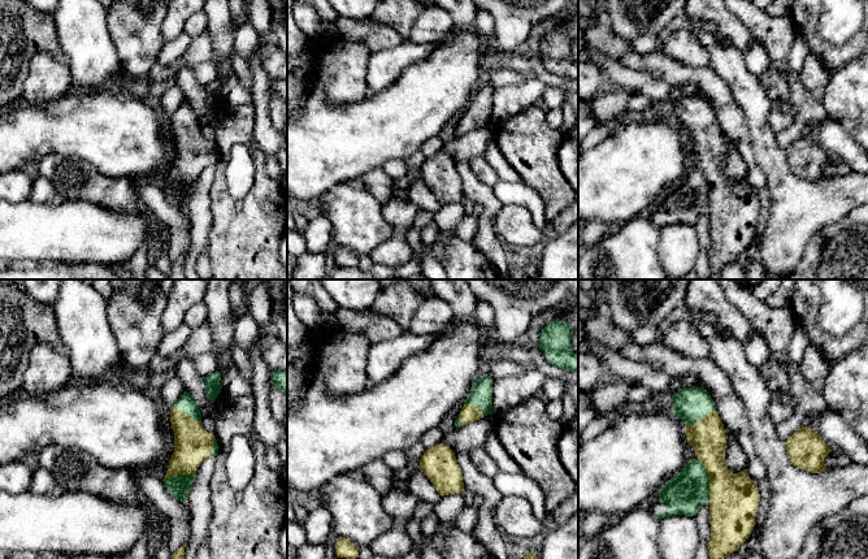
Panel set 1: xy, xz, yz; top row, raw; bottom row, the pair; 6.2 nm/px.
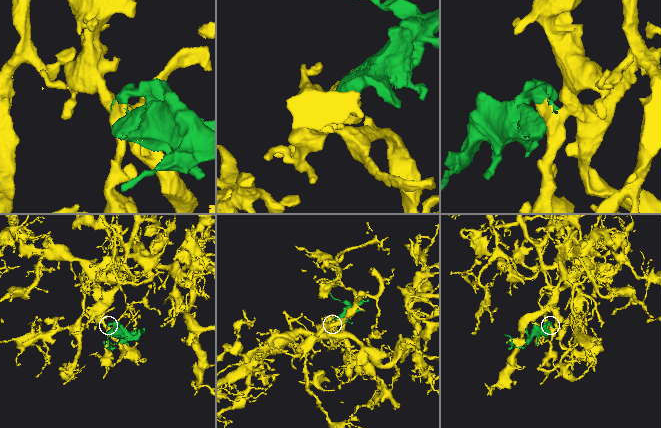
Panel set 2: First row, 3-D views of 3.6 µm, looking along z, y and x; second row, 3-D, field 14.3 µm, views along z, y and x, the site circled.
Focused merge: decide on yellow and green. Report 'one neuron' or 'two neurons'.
one neuron

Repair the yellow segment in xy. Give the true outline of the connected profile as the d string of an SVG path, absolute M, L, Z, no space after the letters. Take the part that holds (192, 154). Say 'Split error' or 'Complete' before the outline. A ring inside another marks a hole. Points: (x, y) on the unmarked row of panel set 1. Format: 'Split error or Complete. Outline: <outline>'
Split error. Outline: M187 100L170 116L174 140L174 161L169 169L164 192L168 202L186 212L199 174L216 165L218 153L213 143L201 135L201 122Z

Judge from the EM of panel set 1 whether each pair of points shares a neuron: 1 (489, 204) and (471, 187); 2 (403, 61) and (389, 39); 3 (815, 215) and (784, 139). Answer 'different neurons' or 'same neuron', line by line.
1: same neuron
2: different neurons
3: different neurons

